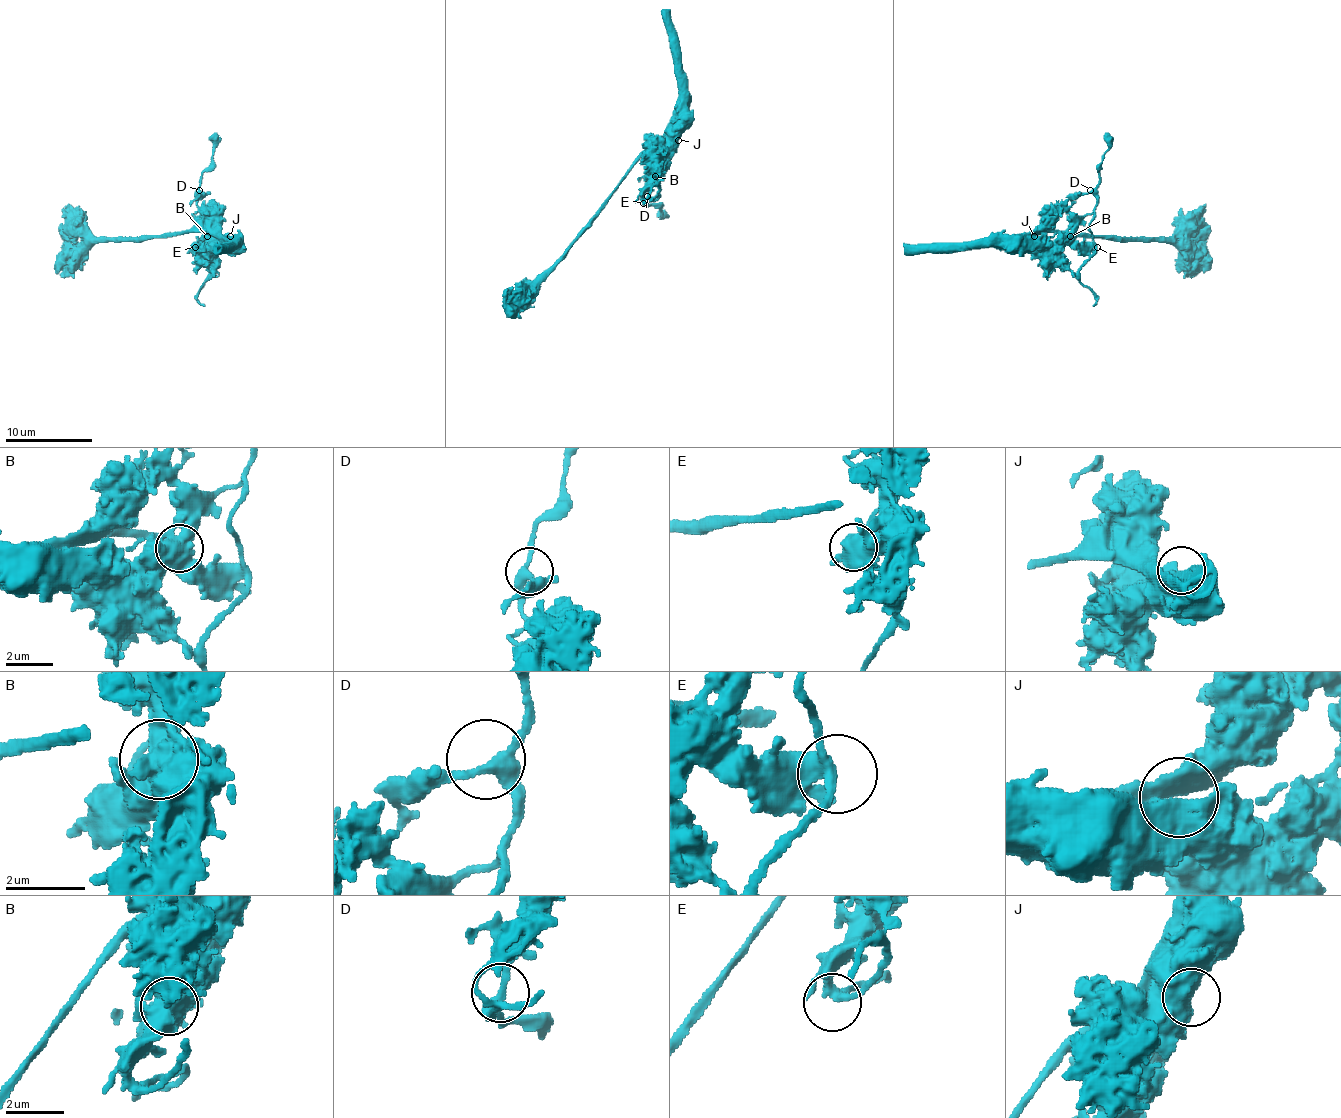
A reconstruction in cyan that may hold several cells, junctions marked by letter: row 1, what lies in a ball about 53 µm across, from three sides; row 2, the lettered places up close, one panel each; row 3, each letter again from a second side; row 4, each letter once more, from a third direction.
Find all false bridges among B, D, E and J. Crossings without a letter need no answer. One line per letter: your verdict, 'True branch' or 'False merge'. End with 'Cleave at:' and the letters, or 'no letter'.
B: False merge
D: True branch
E: True branch
J: True branch
Cleave at: B

